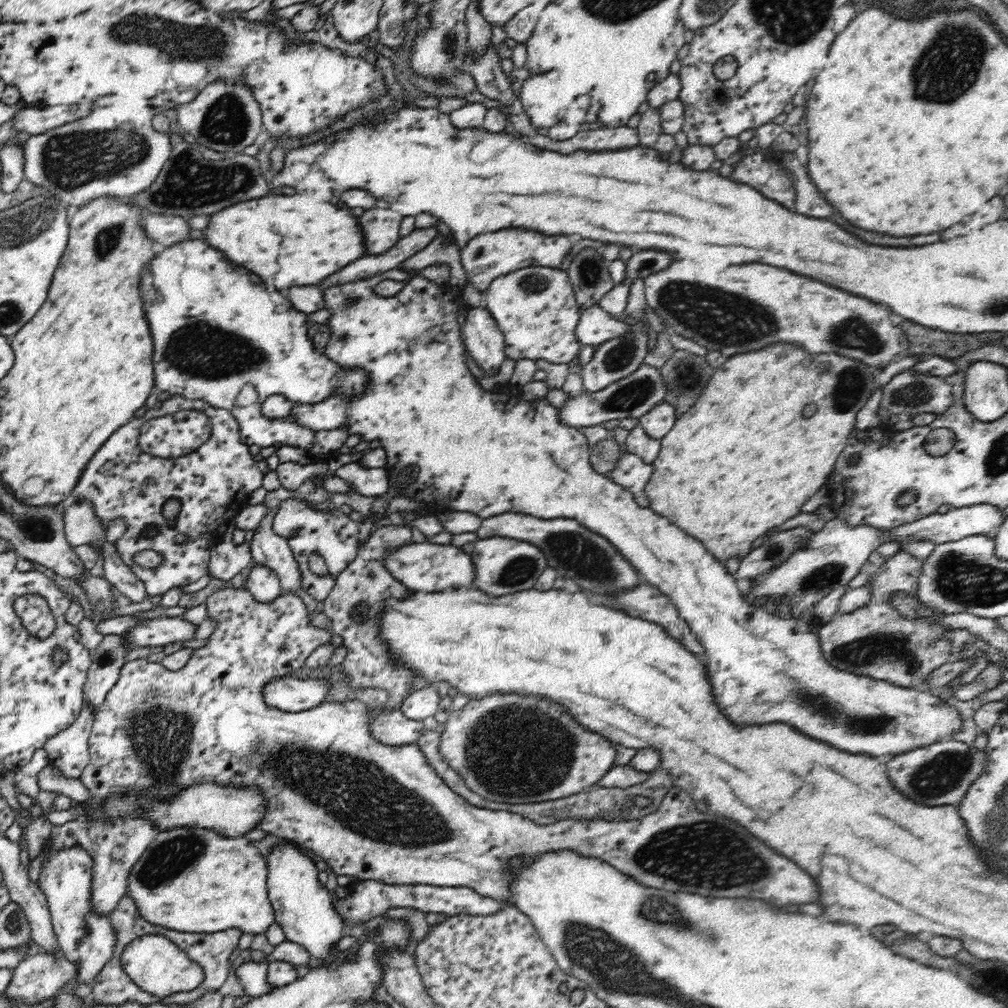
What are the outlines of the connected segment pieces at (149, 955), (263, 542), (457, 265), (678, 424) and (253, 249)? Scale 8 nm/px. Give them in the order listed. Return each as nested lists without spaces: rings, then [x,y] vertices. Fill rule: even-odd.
[[[146,935],[136,938],[123,950],[121,961],[127,975],[140,987],[144,993],[149,993],[156,999],[165,999],[181,992],[191,992],[198,988],[204,978],[204,969],[189,960],[163,936]]]
[[[275,508],[267,509],[264,518],[260,519],[259,525],[247,538],[251,560],[271,568],[278,575],[282,589],[298,588],[300,586],[298,564],[288,548],[287,540],[278,536],[272,528]]]
[[[438,235],[424,250],[420,250],[398,268],[405,270],[427,270],[432,264],[446,264],[450,267],[450,285],[458,285],[463,288],[469,281],[466,272],[461,264],[459,251],[455,240],[451,237],[441,237]]]
[[[766,346],[764,350],[750,352],[750,354],[738,354],[728,357],[726,361],[710,376],[710,380],[704,385],[695,403],[675,420],[674,426],[662,437],[659,438],[660,450],[656,458],[651,462],[653,471],[648,484],[646,494],[649,498],[649,505],[652,513],[668,519],[670,524],[677,526],[686,534],[699,540],[706,547],[706,550],[718,559],[718,562],[726,563],[727,559],[736,558],[739,561],[746,558],[752,552],[753,542],[759,536],[770,532],[773,528],[779,527],[790,518],[801,514],[802,506],[813,493],[827,481],[827,477],[834,470],[838,455],[846,446],[850,434],[855,430],[856,412],[866,404],[872,392],[876,389],[872,383],[872,367],[862,363],[860,360],[838,356],[837,354],[806,354],[800,348],[794,346]],[[806,402],[818,404],[818,414],[800,414],[802,406]]]
[[[296,188],[293,189],[296,191],[294,196],[280,196],[280,194],[278,194],[278,196],[266,195],[264,198],[256,198],[256,200],[250,199],[246,202],[235,202],[232,206],[227,206],[222,210],[216,211],[216,214],[209,214],[208,218],[210,218],[210,220],[208,220],[208,226],[206,226],[204,230],[201,230],[204,243],[208,244],[208,247],[216,248],[216,250],[224,254],[224,257],[228,258],[228,261],[232,260],[234,265],[240,266],[240,268],[248,270],[250,274],[258,276],[258,279],[262,281],[264,290],[276,290],[282,298],[287,296],[287,290],[292,288],[292,286],[315,285],[316,282],[320,282],[322,278],[330,276],[332,272],[340,270],[344,264],[354,262],[356,257],[366,256],[364,255],[362,235],[360,235],[360,232],[358,232],[358,226],[356,226],[356,218],[350,216],[348,210],[344,210],[344,208],[340,210],[340,208],[336,208],[334,204],[329,204],[328,190],[320,188],[320,190],[300,190],[300,192],[298,192]]]

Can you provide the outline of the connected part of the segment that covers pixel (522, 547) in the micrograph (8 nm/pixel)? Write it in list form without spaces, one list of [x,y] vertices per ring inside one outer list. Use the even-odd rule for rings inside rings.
[[[504,537],[476,540],[470,560],[475,572],[471,586],[493,597],[532,589],[538,576],[548,567],[544,555],[535,546]]]

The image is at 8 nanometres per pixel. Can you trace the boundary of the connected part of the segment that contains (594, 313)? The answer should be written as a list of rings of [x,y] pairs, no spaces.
[[[599,305],[583,308],[574,327],[577,342],[584,346],[598,346],[601,342],[621,335],[627,326],[616,320]]]

